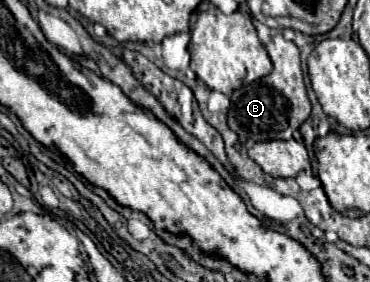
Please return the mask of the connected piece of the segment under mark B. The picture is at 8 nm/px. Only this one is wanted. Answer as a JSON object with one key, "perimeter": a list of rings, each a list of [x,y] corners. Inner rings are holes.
{"perimeter":[[[274,35],[268,45],[266,51],[272,59],[272,73],[262,77],[260,81],[254,81],[250,85],[244,85],[240,89],[236,89],[230,95],[232,107],[228,111],[228,125],[230,129],[240,137],[242,143],[246,143],[248,139],[252,141],[272,141],[272,139],[292,139],[292,133],[310,117],[310,101],[306,95],[306,87],[304,87],[304,77],[302,77],[302,69],[300,69],[300,51],[292,41],[286,41],[282,35]]]}

